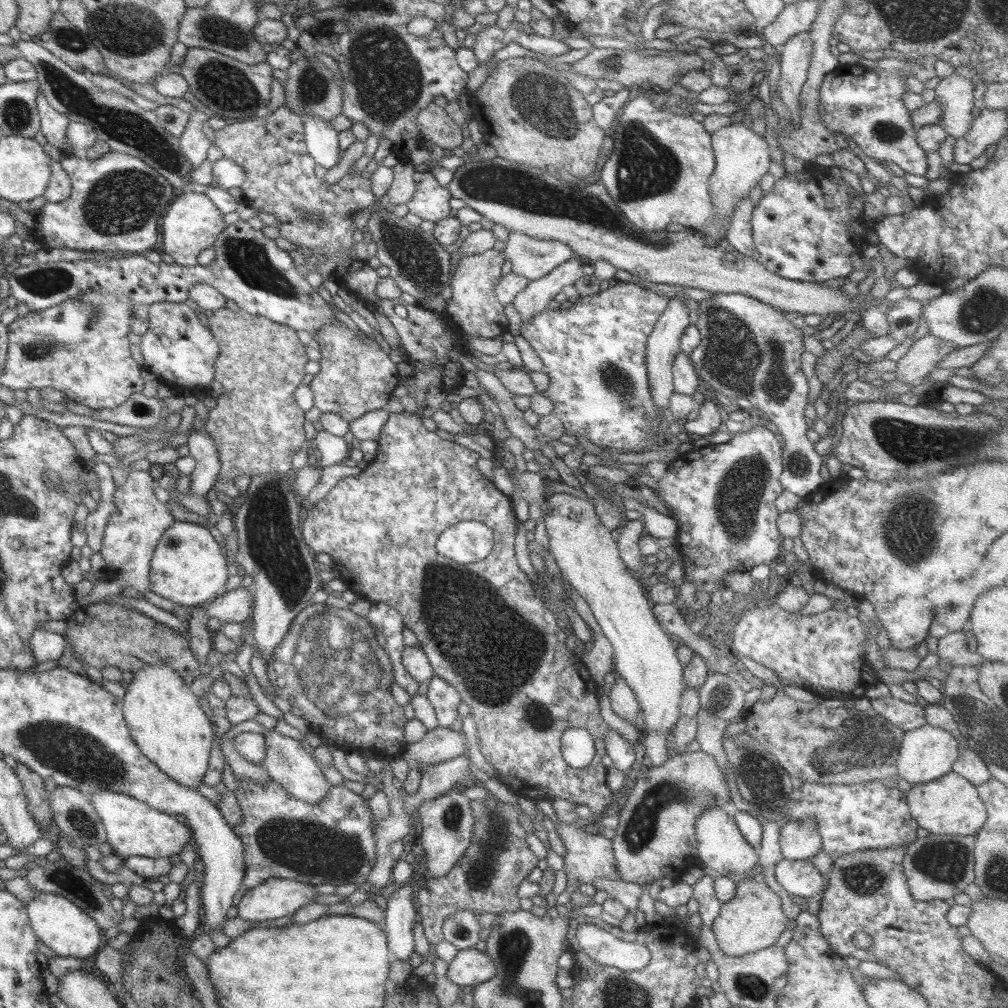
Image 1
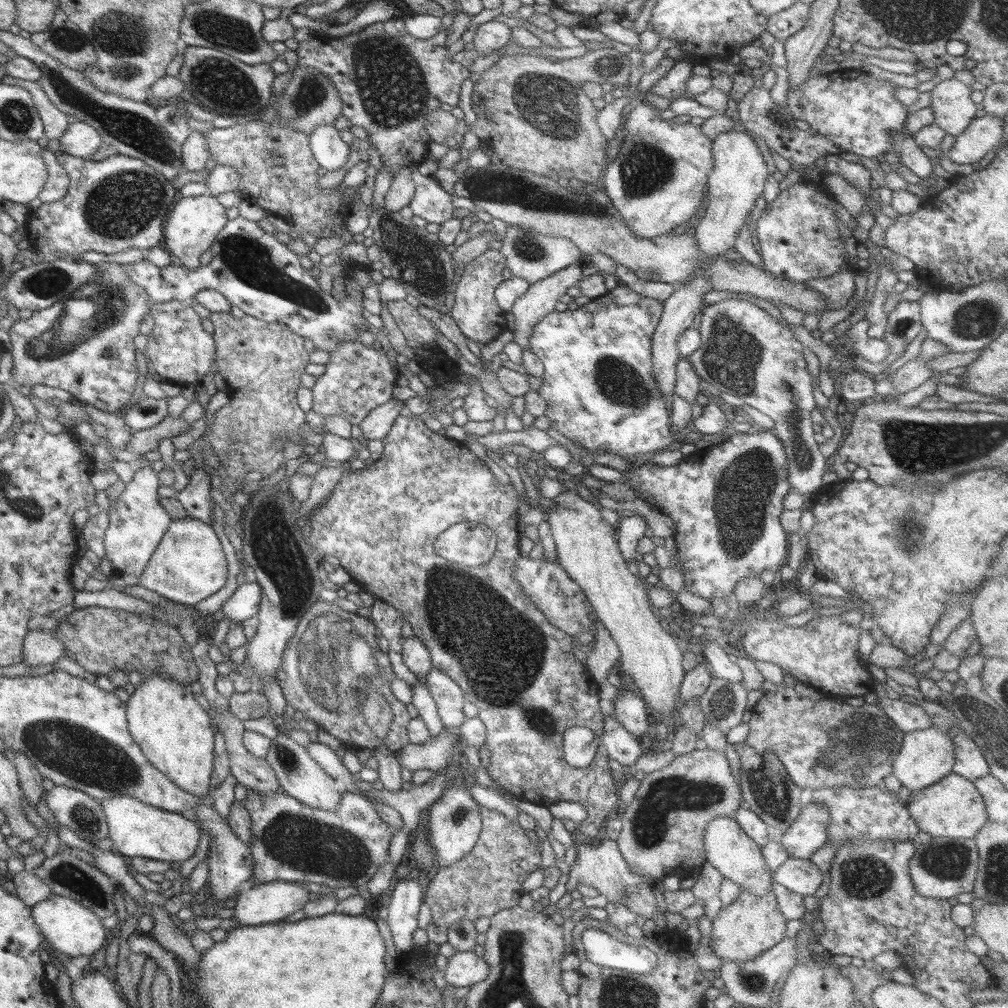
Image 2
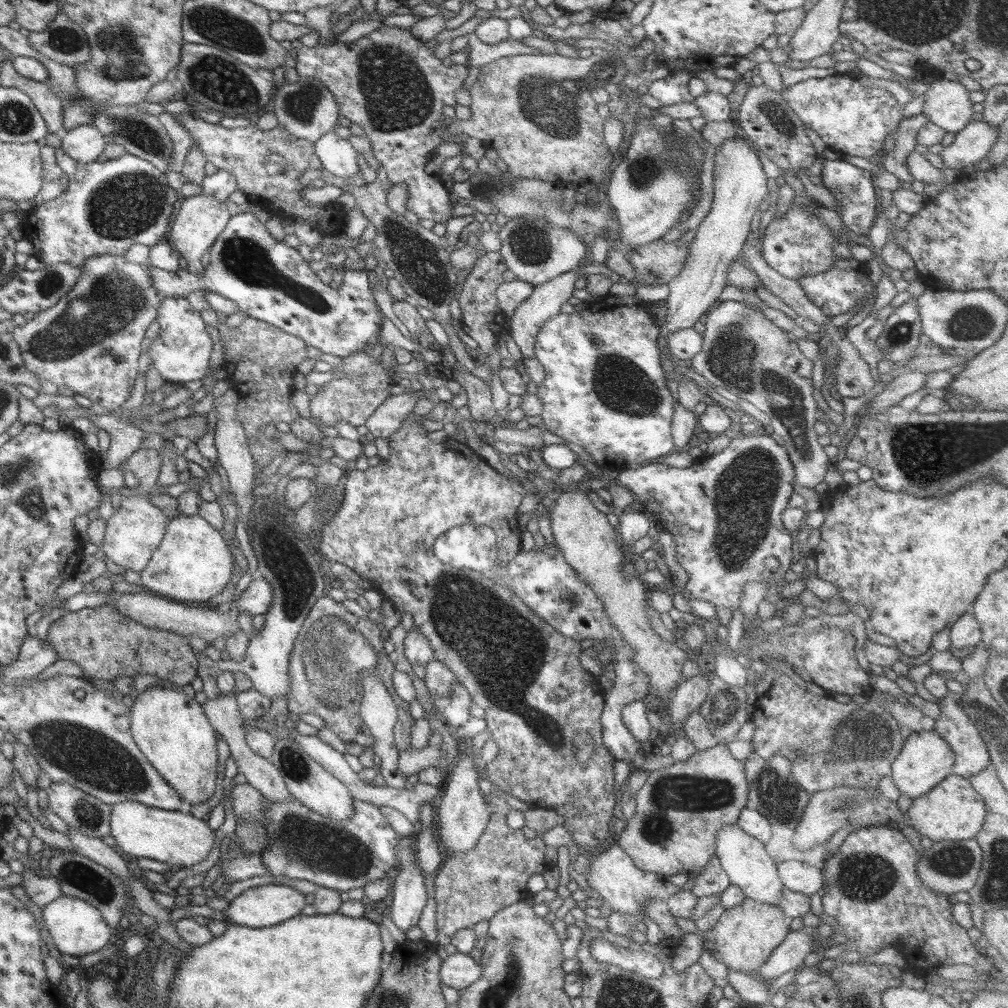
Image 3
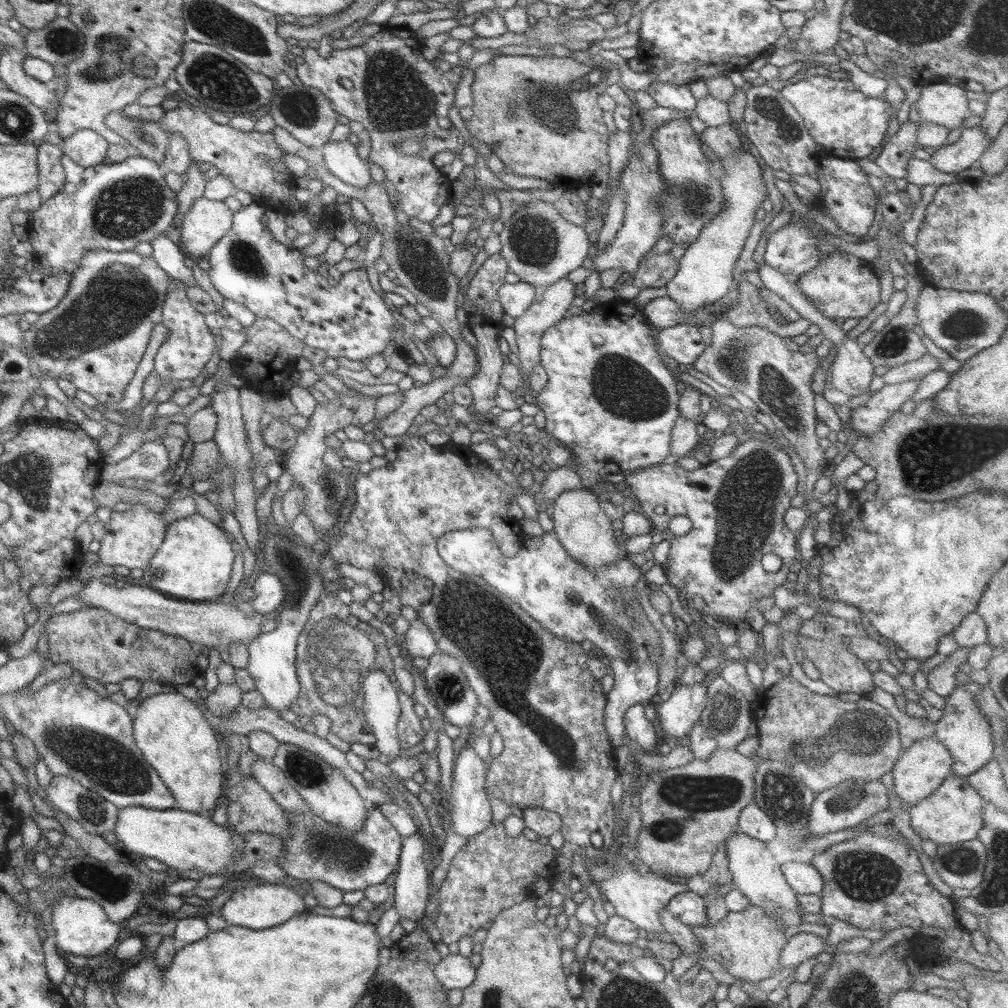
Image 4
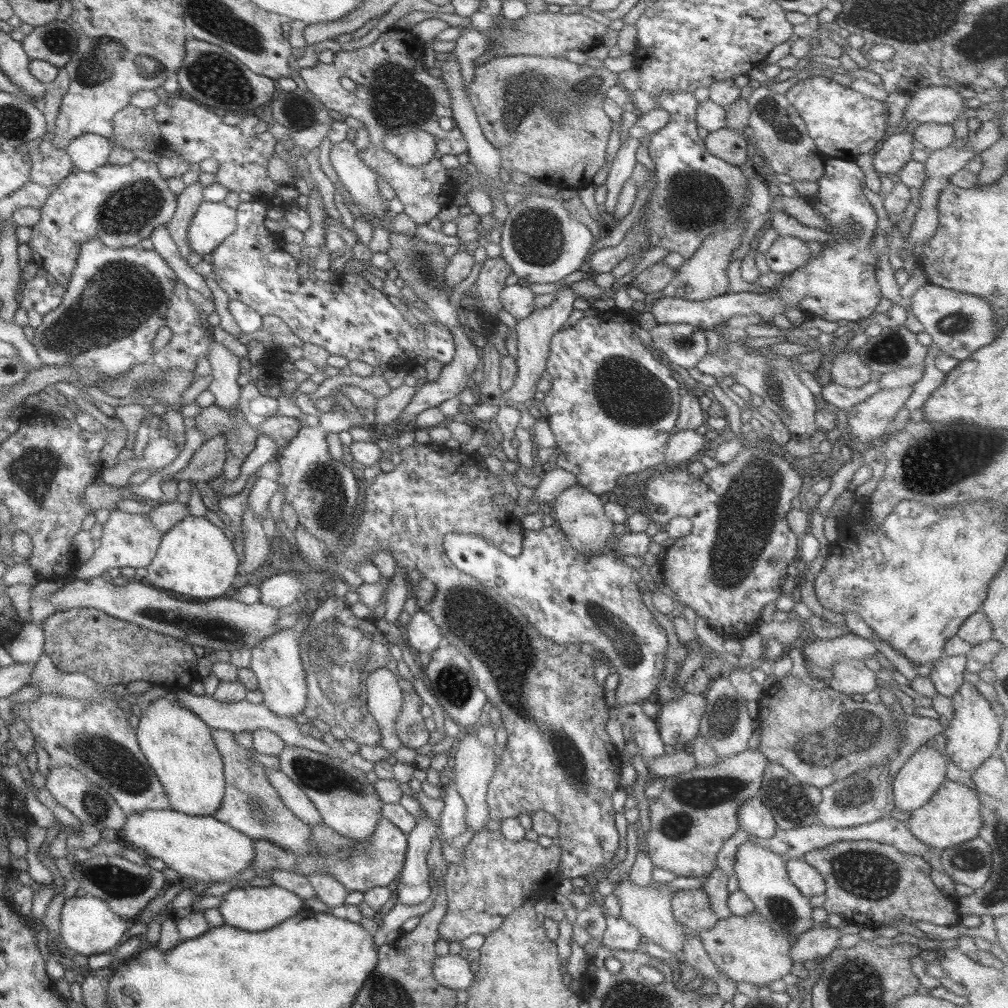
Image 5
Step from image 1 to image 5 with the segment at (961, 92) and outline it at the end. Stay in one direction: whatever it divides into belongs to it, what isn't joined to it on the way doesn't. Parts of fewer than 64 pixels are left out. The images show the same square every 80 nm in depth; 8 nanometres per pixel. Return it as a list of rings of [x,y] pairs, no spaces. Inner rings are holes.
[[[929,85],[910,94],[902,117],[917,124],[950,124],[962,113],[957,89],[947,85]]]

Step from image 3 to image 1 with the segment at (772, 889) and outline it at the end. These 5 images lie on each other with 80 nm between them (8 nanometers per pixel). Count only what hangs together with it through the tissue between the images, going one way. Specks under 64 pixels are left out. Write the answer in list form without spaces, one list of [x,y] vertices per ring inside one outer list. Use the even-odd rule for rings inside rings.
[[[719,806],[706,808],[697,817],[694,829],[697,843],[696,860],[700,866],[715,875],[727,874],[736,883],[750,877],[751,870],[758,865],[758,854],[737,830],[730,809]]]

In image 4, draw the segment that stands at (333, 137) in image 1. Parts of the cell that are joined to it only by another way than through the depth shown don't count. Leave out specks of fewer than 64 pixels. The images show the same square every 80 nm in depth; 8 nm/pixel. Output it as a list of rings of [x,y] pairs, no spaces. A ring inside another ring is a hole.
[[[347,140],[330,142],[321,145],[321,160],[329,174],[341,182],[363,189],[371,184],[369,165],[357,156],[355,145]]]

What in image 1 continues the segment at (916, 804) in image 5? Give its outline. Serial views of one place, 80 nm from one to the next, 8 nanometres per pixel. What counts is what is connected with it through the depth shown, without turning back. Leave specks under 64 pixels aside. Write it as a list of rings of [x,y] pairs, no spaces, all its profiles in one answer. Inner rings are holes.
[[[927,723],[902,734],[895,762],[896,779],[905,780],[911,786],[924,784],[939,779],[951,771],[953,762],[957,759],[958,748],[962,740],[942,728],[935,728]]]

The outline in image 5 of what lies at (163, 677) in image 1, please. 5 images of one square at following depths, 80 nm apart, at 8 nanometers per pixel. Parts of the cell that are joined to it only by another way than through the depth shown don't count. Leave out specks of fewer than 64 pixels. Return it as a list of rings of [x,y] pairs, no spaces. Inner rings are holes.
[[[171,695],[142,708],[135,730],[141,755],[165,791],[168,808],[187,816],[212,816],[224,793],[222,763],[210,728]]]

